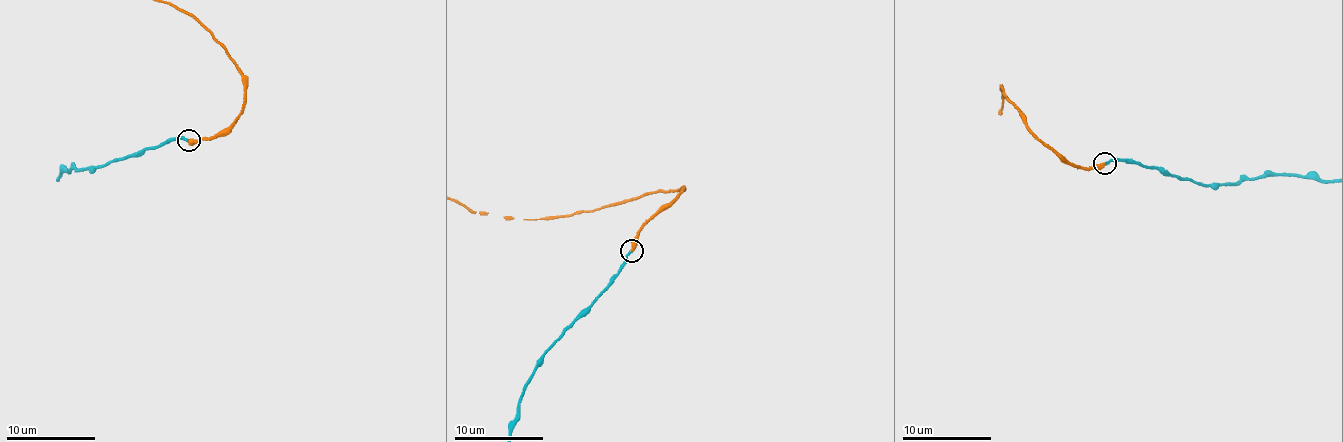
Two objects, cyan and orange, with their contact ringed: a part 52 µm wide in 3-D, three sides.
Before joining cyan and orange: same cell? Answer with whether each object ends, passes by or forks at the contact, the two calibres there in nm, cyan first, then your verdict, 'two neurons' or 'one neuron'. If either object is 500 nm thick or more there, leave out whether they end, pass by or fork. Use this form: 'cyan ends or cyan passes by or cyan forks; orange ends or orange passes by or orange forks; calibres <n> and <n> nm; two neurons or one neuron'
cyan ends; orange ends; calibres 200 and 400 nm; one neuron

